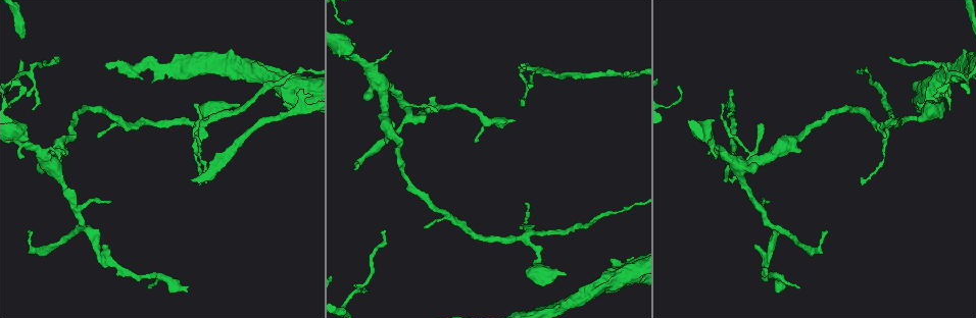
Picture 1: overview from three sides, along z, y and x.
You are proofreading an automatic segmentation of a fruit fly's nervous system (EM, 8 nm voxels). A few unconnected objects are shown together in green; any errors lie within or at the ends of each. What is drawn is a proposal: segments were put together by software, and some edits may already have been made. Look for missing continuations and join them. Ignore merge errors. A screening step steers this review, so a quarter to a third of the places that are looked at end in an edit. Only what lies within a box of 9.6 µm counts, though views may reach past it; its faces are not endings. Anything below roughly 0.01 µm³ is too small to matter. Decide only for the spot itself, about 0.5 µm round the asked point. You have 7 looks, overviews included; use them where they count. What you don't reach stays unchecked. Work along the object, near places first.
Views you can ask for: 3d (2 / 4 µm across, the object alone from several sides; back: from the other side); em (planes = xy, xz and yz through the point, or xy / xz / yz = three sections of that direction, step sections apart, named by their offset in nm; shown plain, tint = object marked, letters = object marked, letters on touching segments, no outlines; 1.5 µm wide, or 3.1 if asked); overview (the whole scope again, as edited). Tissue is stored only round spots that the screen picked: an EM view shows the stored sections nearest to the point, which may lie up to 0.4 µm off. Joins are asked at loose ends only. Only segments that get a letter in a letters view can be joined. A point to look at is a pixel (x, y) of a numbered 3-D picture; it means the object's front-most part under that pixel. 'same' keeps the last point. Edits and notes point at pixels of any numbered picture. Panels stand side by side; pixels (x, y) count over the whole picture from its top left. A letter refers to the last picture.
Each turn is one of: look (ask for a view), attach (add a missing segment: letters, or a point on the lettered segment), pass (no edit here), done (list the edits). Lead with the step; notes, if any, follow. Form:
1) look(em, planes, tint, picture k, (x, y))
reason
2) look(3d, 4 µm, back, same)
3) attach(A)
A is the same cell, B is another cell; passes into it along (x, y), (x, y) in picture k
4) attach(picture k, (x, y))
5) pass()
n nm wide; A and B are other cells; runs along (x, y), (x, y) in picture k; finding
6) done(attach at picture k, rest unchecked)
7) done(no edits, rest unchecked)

look(em, planes, letters, picture 1, (519, 66))
free end

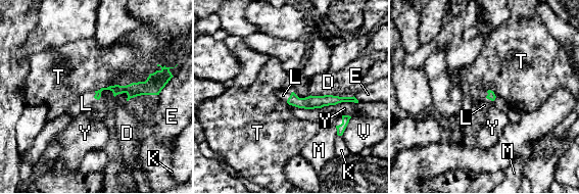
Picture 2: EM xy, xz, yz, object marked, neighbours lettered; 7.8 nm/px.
attach(L)
L is the same cell, D, E, K, M, T, V and Y are other cells; it goes on there

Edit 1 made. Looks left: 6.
look(overview)
see it whole again

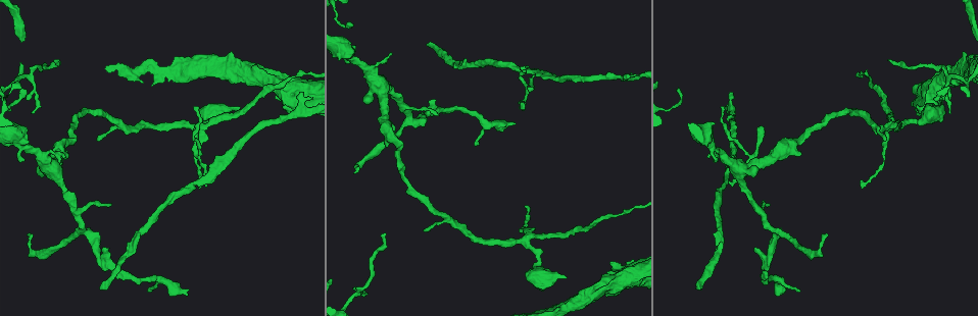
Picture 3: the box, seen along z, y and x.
look(3d, 4 µm, picture 3, (188, 294))
an open end

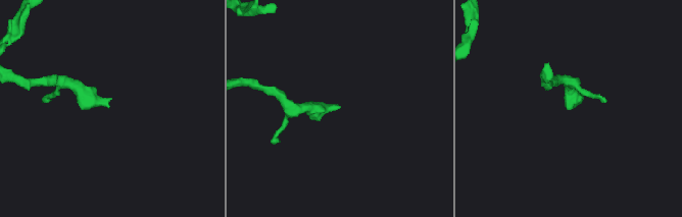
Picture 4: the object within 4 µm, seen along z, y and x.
look(em, xz, step 4, letters, picture 4, (337, 106))
need the tissue

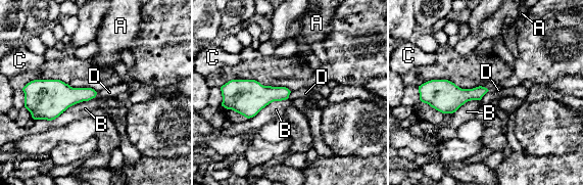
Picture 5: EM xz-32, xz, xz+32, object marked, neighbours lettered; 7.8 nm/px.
look(em, planes, letters, same)
cut it another way

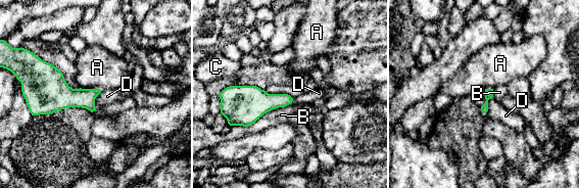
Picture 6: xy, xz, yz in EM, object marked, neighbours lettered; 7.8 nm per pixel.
pass()
A, B, C and D are other cells; border along (102, 90), (92, 112) in picture 6; none of them fits

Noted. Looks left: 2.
look(em, planes, letters, picture 3, (59, 59))
tapers out

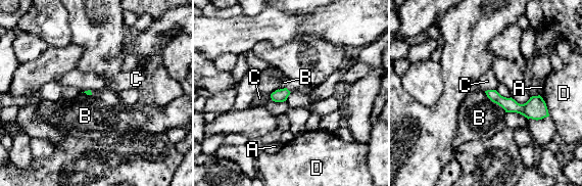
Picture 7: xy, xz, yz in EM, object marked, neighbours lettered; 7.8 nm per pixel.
pass()
A, B, C and D are other cells; runs along (489, 92), (510, 105), (544, 110) in picture 7; no lettered segment goes on from it

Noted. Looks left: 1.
done(attach at picture 2, rest unchecked)

